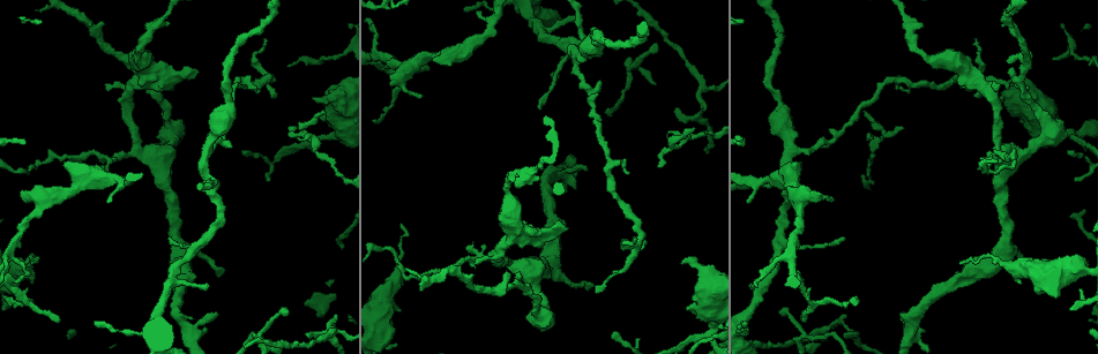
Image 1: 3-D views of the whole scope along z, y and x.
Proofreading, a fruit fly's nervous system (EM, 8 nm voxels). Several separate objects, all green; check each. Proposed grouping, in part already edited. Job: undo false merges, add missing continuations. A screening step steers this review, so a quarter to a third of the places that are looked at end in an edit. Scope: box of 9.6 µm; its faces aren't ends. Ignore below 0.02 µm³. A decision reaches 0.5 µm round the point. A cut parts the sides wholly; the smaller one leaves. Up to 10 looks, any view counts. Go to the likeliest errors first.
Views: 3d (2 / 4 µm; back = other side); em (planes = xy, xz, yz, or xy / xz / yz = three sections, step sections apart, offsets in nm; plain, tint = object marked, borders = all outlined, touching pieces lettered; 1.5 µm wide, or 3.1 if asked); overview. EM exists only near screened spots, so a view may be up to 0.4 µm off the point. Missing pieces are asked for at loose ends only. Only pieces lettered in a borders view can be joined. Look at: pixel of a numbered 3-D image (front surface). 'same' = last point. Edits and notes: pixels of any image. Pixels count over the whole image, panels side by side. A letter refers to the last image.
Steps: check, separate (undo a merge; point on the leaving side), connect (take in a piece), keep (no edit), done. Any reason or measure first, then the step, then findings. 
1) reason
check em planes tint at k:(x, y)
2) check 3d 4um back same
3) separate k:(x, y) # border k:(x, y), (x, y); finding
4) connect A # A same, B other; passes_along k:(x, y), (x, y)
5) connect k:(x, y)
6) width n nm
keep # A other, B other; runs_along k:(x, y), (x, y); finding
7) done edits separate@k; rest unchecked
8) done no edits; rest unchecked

an open end
check 3d 4um at 1:(197, 72)

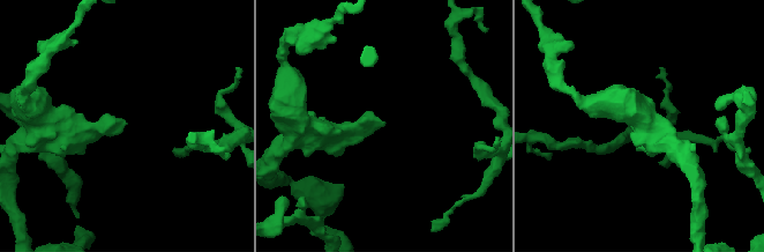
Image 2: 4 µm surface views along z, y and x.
need the tissue
check em xz step 8 borders at 2:(384, 122)

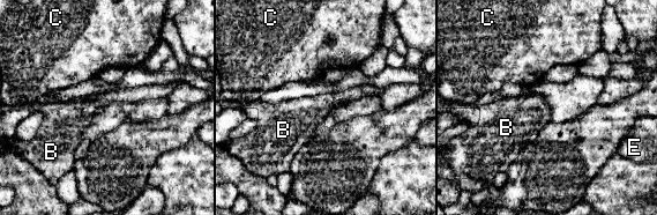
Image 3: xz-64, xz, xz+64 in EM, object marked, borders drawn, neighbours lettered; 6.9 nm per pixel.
check em planes borders same

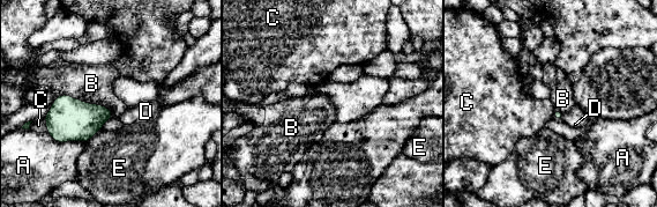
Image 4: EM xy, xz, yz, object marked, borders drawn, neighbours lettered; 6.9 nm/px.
keep # A other, B other, C other, D other, E other; border 4:(42, 118), (45, 120), (47, 131); no lettered piece goes on from it

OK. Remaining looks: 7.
stops while still wide
check em planes borders at 1:(313, 98)

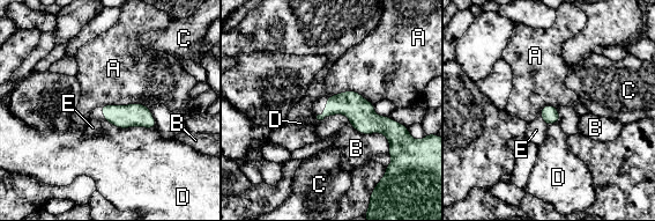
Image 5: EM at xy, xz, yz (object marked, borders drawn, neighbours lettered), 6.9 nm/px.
connect E # A other, B other, C other, D other, E same; passes_along 5:(550, 115), (544, 122), (536, 130); it goes on there

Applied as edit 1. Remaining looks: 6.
check overview

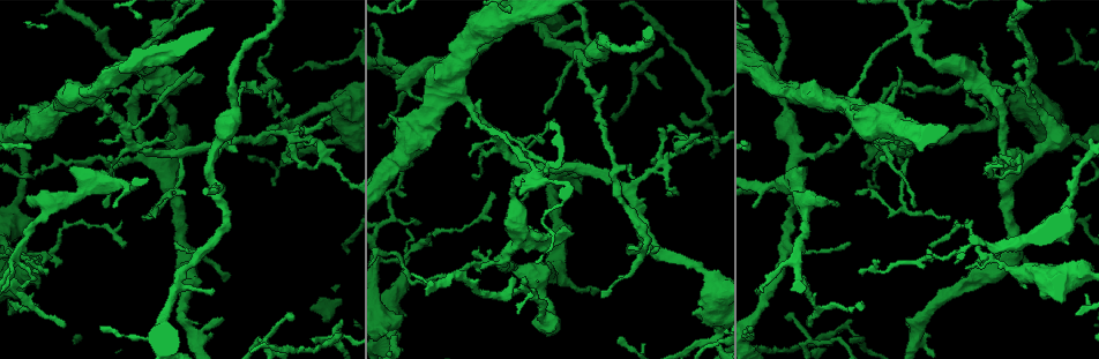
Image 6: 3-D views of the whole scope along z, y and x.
tapers out
check 3d 4um at 6:(468, 154)

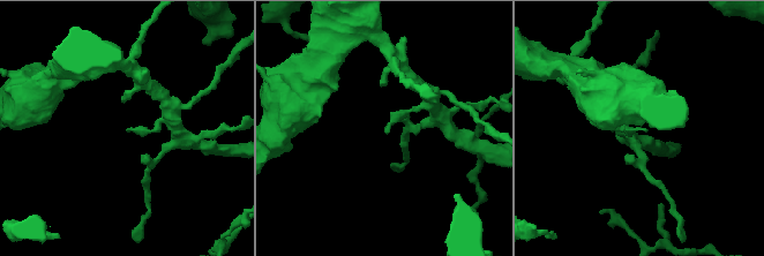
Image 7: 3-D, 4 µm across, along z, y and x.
shape alone is not enough
check em planes borders at 7:(128, 130)

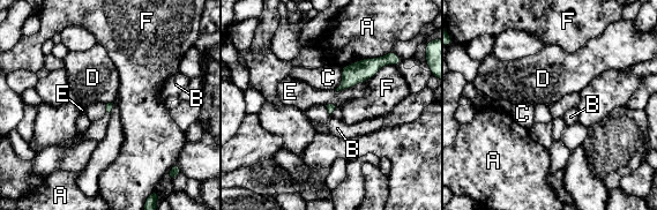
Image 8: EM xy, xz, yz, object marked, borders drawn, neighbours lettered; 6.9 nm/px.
longest_contact A 360 nm
keep # A other, B other, C other, D other, E other, F other; no lettered piece goes on from it

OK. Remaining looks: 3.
an open end
check em planes borders at 6:(64, 325)

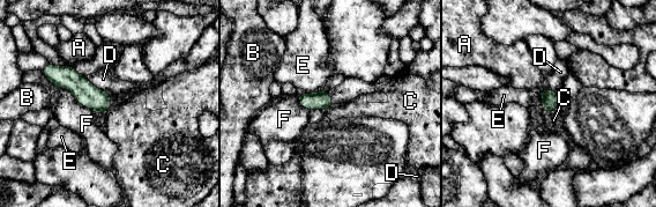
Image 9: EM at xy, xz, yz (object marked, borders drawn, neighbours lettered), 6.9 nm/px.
width 130 nm
keep # A other, B other, C other, D other, E other, F other; border 9:(560, 102), (552, 111), (546, 113); no lettered piece goes on from it

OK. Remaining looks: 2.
done edits connect@5; rest unchecked

